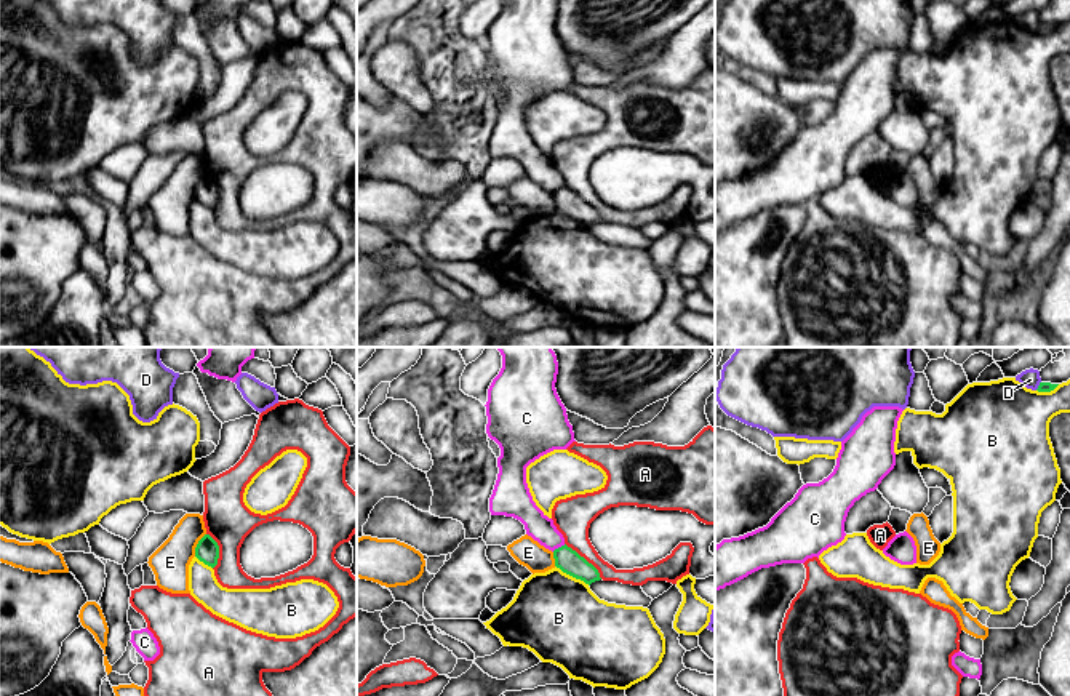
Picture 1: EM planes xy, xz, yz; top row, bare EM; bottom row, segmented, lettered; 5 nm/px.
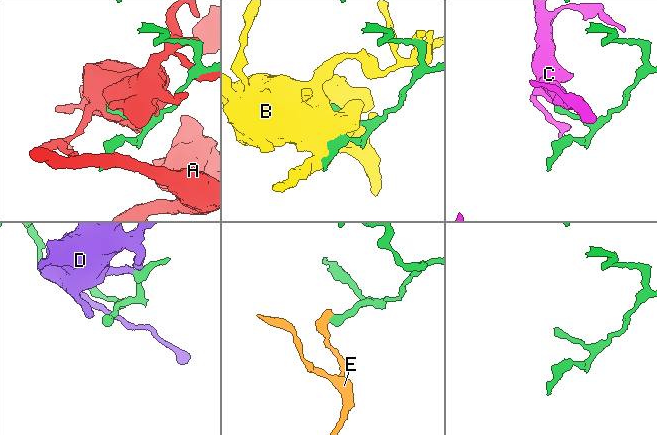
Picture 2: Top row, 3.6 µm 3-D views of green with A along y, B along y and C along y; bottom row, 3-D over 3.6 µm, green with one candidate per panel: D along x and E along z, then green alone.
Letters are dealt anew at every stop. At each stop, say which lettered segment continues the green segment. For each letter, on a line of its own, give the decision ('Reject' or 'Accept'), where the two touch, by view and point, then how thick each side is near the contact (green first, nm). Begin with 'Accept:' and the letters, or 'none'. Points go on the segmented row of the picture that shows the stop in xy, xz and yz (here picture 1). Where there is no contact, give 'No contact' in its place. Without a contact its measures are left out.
Accept: none
A: Reject. Touches green at xz (584, 559). Thickness 120 nm (green) against 190 nm
B: Reject. Touches green at xz (573, 576). Thickness 120 nm (green) against 440 nm
C: Reject. Touches green at xz (558, 548). Thickness 120 nm (green) against 140 nm
D: Reject. Touches green at yz (1038, 386). Thickness 50 nm (green) against 100 nm
E: Reject. Touches green at xy (197, 544). Thickness 120 nm (green) against 190 nm

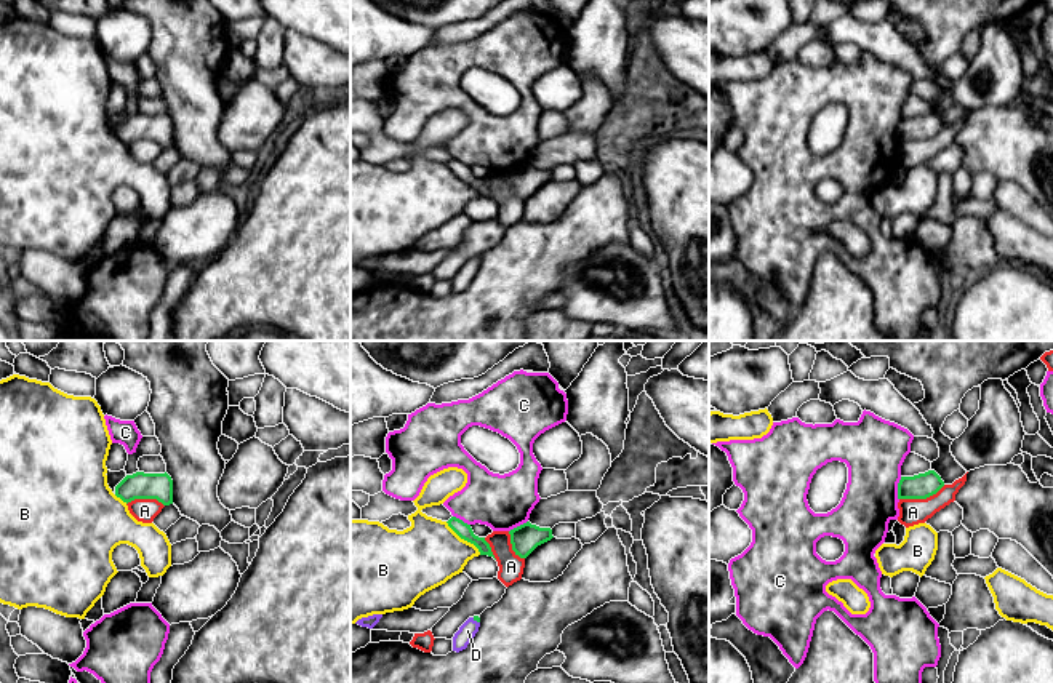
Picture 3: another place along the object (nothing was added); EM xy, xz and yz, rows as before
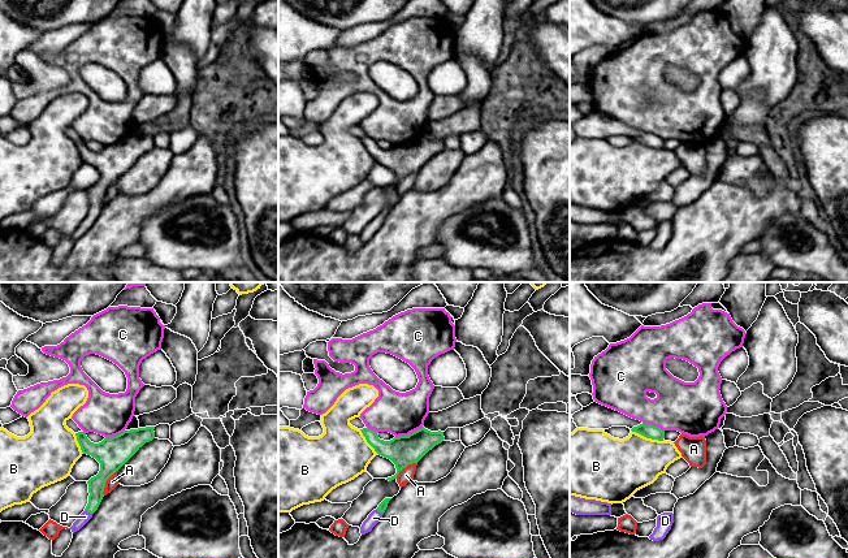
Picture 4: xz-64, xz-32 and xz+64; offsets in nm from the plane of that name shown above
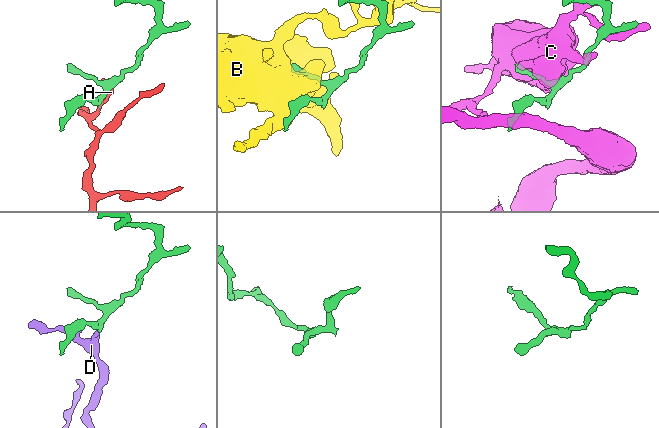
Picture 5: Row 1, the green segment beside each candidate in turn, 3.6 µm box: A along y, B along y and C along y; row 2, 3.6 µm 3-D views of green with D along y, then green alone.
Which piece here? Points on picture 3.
Accept: D
A: Reject. Touches green at yz (922, 498). Thickness 130 nm (green) against 130 nm
B: Reject. Touches green at xz (464, 539). Thickness 80 nm (green) against 320 nm
C: Reject. Touches green at yz (898, 488). Thickness 130 nm (green) against 320 nm
D: Accept. Touches green at xz (476, 619). Thickness 30 nm (green) against 90 nm

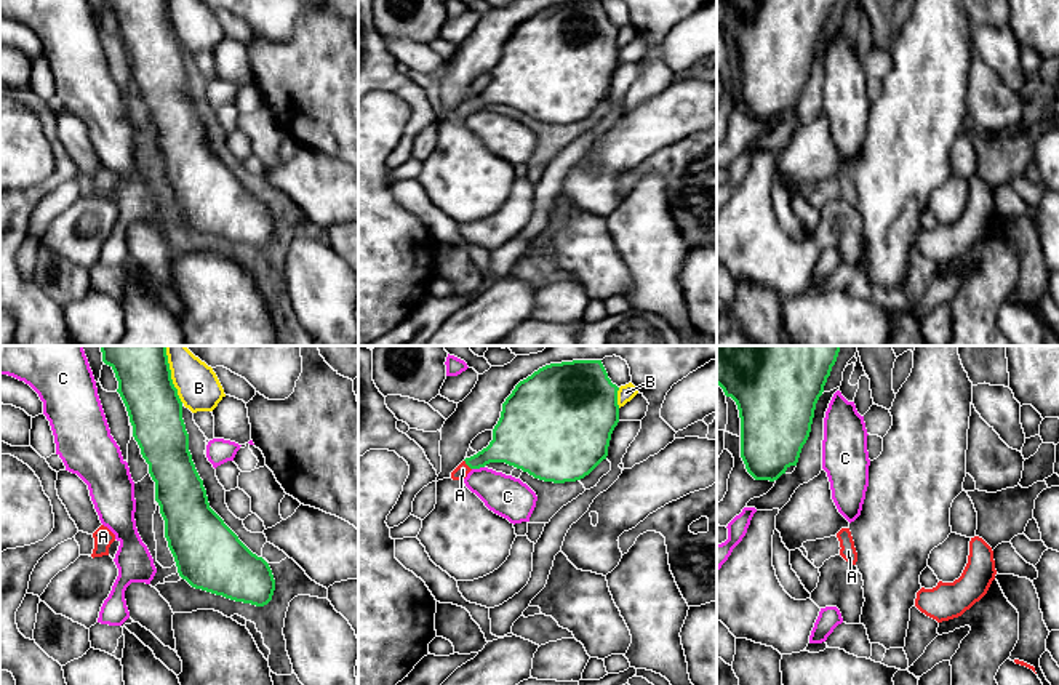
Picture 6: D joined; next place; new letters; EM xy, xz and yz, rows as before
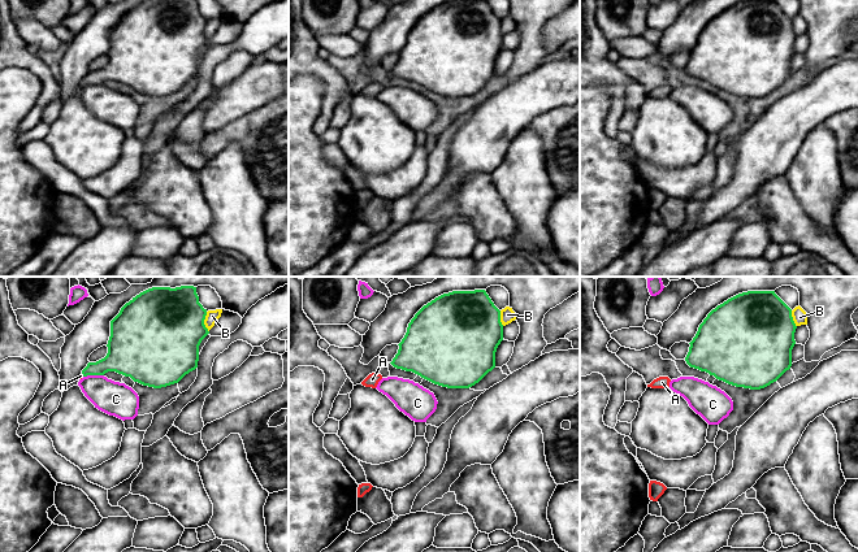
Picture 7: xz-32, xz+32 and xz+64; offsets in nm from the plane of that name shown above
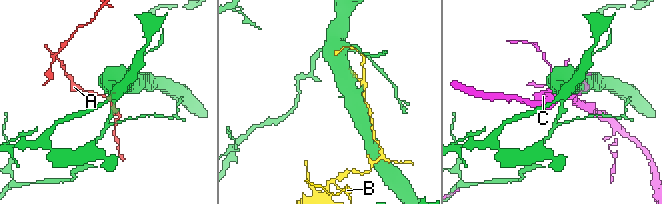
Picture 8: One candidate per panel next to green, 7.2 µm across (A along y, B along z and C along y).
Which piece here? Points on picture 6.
Accept: A
A: Accept. Touches green at xz (466, 463). Thickness 200 nm (green) against 70 nm
B: Reject. Touches green at xy (170, 375). Thickness 320 nm (green) against 220 nm
C: Reject. Touches green at xz (477, 468). Thickness 260 nm (green) against 200 nm

